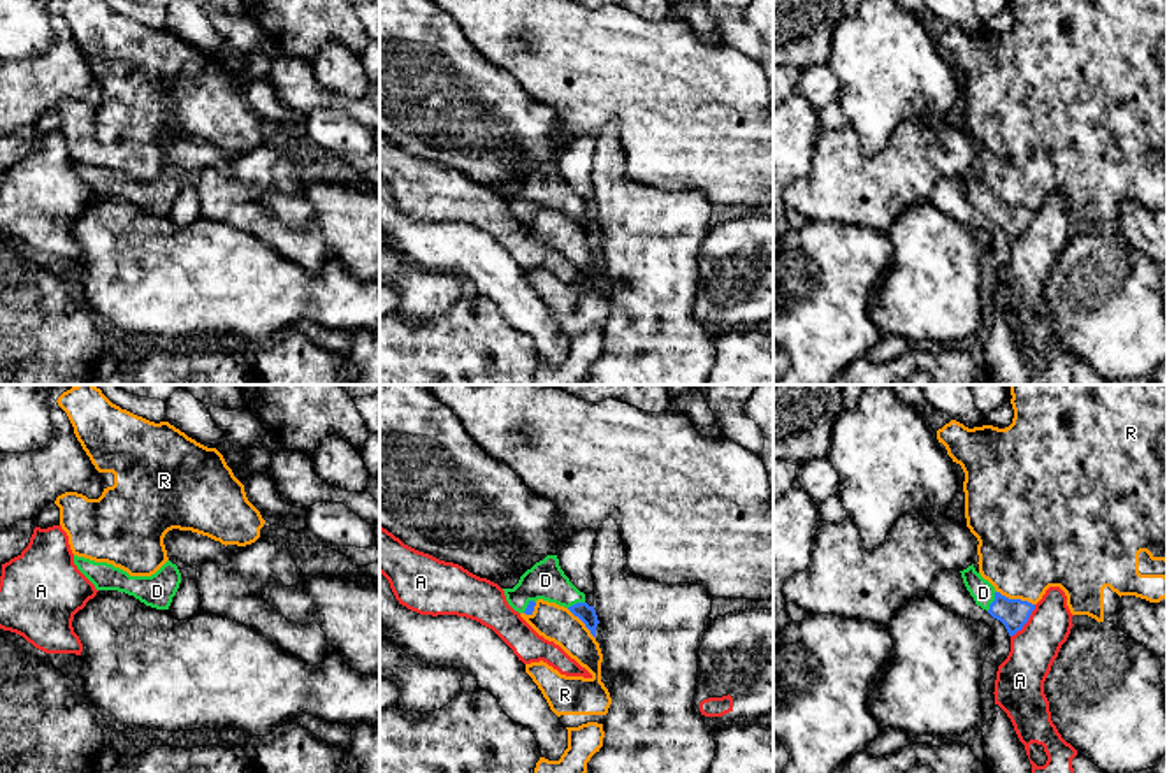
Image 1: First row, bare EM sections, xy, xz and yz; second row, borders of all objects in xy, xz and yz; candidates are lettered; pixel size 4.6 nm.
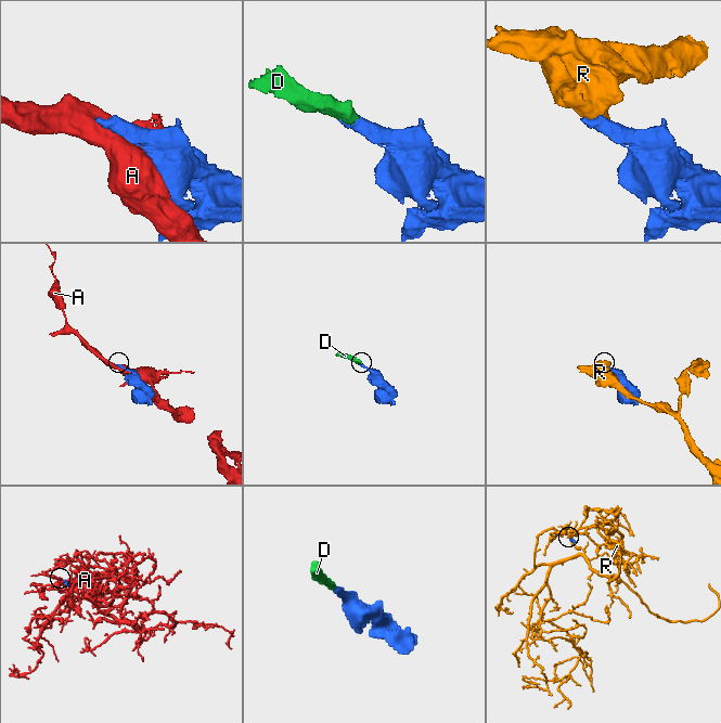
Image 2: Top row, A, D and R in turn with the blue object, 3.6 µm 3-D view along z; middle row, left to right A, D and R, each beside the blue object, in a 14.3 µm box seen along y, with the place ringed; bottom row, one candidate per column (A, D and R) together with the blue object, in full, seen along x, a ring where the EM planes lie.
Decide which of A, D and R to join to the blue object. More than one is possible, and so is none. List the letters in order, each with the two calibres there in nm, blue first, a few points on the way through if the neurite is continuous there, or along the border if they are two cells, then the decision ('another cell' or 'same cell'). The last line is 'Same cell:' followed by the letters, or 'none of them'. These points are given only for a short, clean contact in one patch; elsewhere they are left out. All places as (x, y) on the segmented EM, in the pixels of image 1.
A: 140/220 nm | another cell
D: 140/110 nm | across yz (1013, 614), (993, 601), (983, 592) | same cell
R: 140/440 nm | along yz (997, 591), (1034, 605) | another cell
Same cell: D

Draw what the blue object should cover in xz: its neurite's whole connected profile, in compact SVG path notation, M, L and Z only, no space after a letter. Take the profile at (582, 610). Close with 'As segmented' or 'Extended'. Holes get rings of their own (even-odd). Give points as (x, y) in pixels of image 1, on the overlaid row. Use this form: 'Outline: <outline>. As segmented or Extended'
Outline: M547 555L526 571L513 589L503 590L508 604L518 613L533 615L538 599L568 608L596 638L599 624L596 610L585 603L585 594L564 574L557 555Z. Extended

